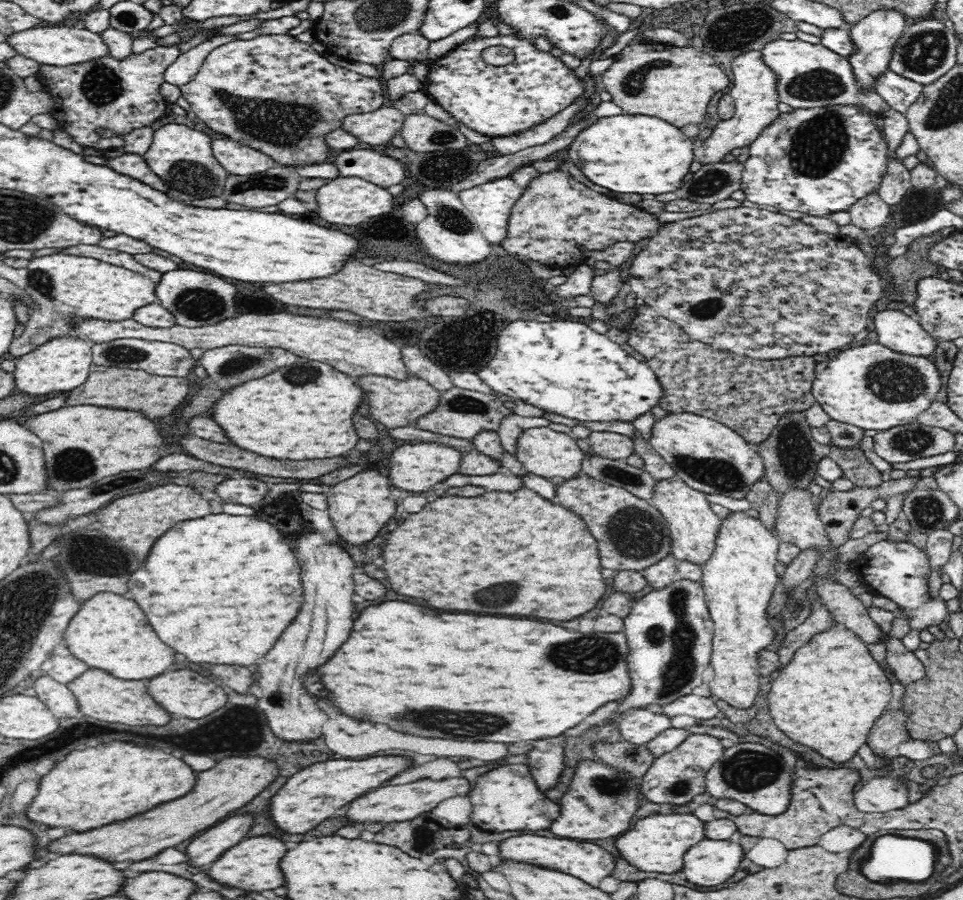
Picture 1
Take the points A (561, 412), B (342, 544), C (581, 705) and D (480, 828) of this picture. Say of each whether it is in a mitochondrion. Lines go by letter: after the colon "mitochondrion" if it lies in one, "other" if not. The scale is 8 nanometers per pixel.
A: other
B: other
C: other
D: other

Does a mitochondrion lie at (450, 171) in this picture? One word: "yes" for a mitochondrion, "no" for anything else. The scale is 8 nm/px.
yes

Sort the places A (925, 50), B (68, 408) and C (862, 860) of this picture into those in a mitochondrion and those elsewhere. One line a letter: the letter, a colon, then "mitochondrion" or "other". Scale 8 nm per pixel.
A: mitochondrion
B: other
C: other

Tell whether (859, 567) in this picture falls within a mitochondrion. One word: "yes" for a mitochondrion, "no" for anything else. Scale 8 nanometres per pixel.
no

